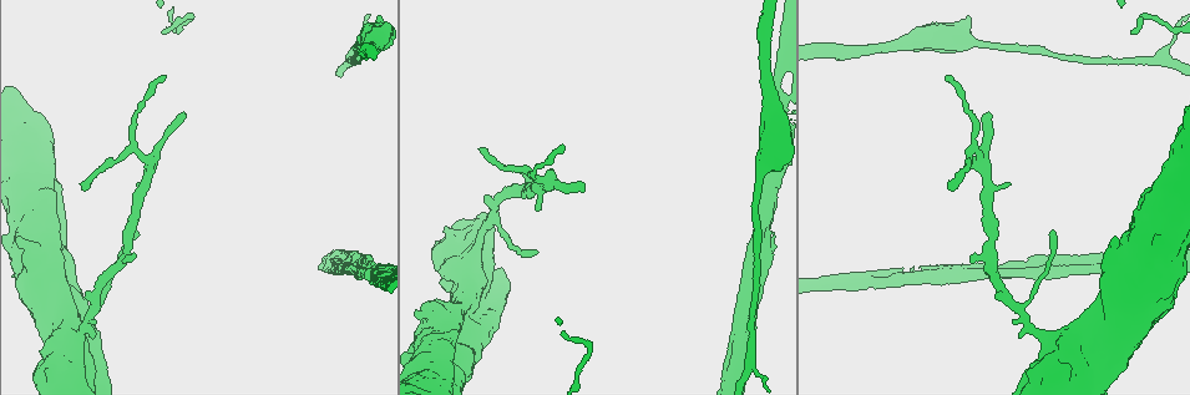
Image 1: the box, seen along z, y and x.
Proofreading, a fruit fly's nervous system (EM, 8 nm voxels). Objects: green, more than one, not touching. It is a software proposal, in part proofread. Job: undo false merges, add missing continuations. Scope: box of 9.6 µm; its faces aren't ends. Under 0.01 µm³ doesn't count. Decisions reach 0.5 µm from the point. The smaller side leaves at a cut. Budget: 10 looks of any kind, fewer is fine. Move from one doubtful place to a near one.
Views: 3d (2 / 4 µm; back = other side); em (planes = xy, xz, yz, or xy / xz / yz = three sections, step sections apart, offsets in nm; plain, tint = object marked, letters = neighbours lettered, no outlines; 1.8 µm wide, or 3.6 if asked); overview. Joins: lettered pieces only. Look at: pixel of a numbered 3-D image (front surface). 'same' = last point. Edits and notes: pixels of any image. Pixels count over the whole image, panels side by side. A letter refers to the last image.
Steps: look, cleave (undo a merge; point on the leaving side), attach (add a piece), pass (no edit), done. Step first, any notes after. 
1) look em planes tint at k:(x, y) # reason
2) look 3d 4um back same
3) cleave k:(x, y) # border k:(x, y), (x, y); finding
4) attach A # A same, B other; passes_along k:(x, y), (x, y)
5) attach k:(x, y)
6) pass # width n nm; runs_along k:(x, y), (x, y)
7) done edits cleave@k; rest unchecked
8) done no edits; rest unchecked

look 3d 4um at 1:(335, 264) # branch point

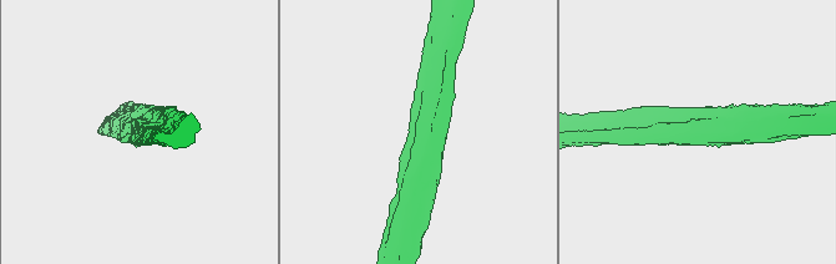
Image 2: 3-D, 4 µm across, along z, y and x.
look em xz step 4 tint at 2:(699, 132) # arms 3; arm_widths 220, 220, 420 nm; shape alone is not enough

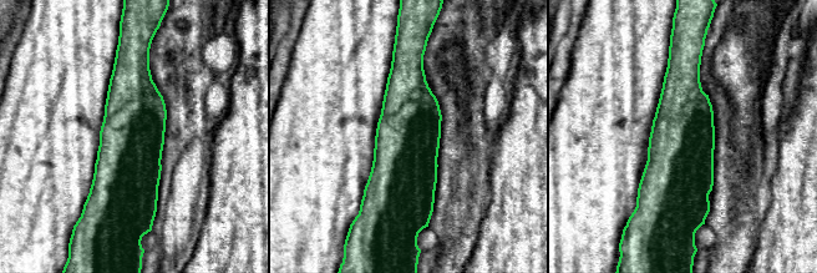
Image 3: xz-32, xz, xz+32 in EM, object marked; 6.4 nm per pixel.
look em xz step 4 letters same # see the neighbours

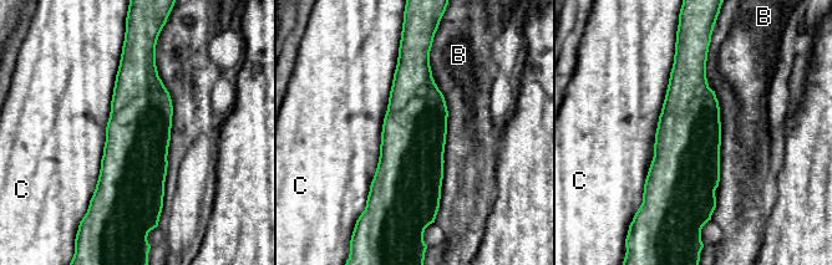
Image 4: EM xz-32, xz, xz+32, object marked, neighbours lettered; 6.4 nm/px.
pass # longest_contact C 1050 nm; B other, C other; border 4:(122, 46), (100, 174), (89, 203); all the same cell

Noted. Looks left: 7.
look em planes plain at 1:(980, 272) # three arms meet

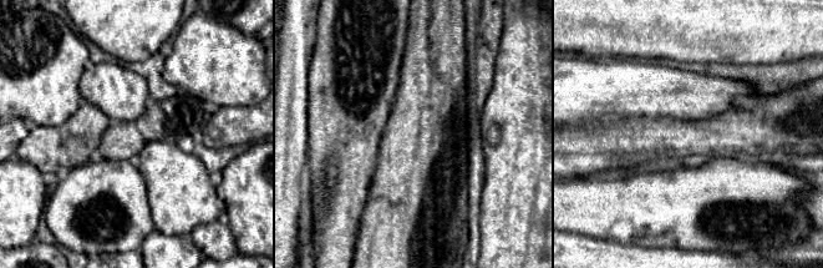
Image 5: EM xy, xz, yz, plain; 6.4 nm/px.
look em planes letters same # what lies round it

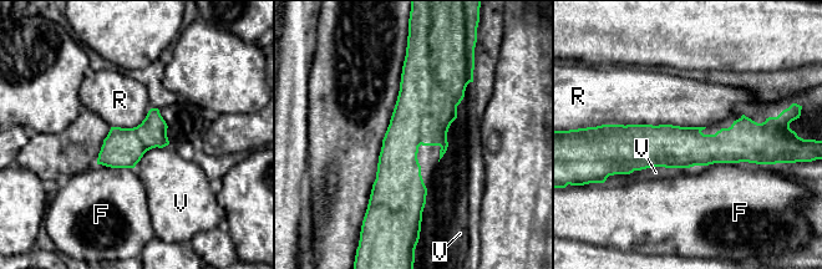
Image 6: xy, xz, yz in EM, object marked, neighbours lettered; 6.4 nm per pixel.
pass # longest_contact R 650 nm; F other, R other, V other; continuous, no second cell

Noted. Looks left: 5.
look em yz step 4 tint at 1:(899, 278) # three-way junction

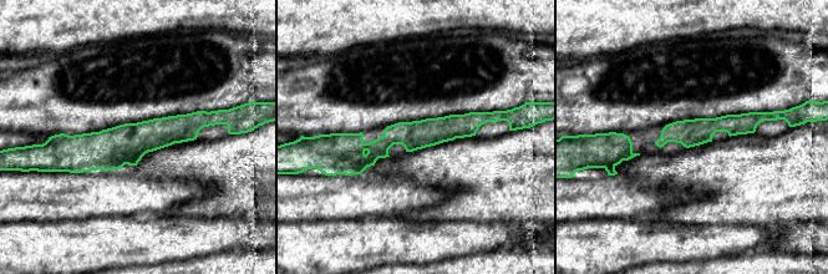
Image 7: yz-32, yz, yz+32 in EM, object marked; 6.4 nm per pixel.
look em planes tint same # cut it another way

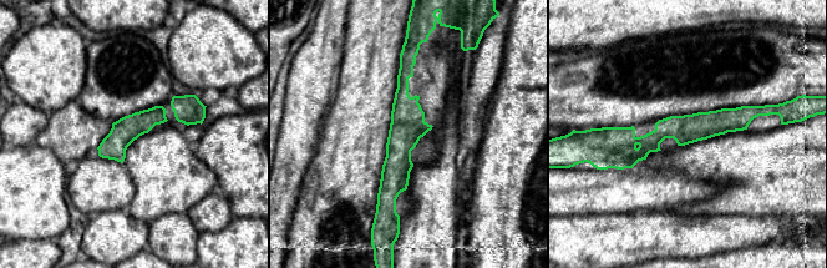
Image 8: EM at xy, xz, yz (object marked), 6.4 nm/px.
look em planes letters same

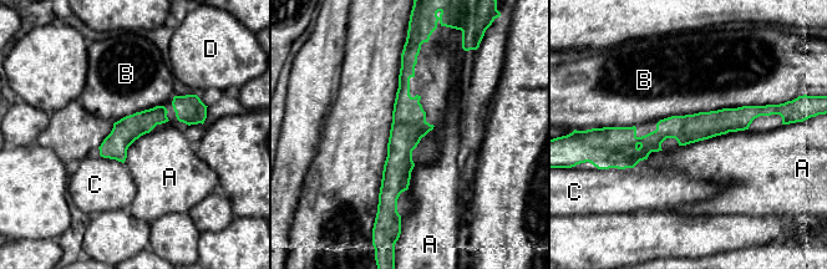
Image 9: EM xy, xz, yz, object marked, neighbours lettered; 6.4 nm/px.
pass # longest_contact B 750 nm; A other, B other, C other, D other; border 9:(747, 128), (729, 131), (679, 146); all the same cell

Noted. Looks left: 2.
done no edits; rest unchecked

